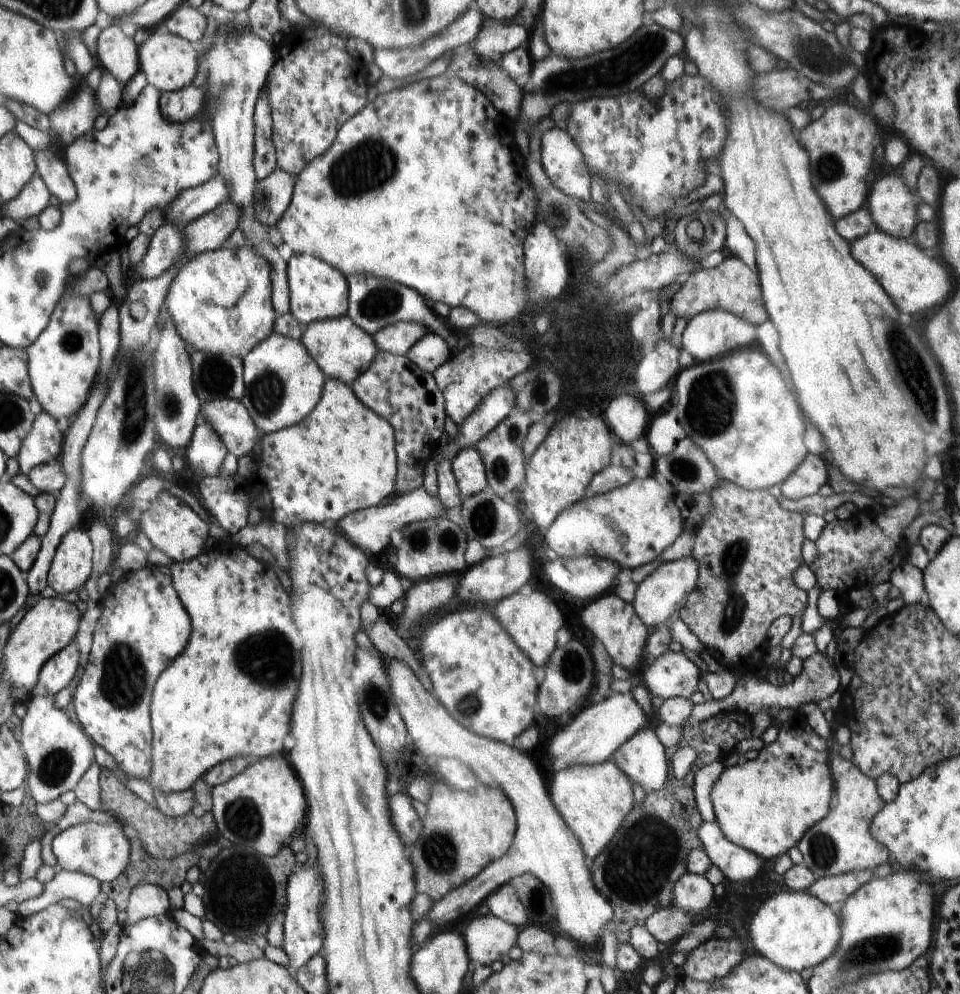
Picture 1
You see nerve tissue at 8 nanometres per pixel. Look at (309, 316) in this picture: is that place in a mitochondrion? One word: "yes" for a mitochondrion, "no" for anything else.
no

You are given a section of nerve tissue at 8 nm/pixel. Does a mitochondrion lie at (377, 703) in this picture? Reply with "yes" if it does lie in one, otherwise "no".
yes

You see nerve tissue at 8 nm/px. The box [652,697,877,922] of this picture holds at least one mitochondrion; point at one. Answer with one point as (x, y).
(822, 849)

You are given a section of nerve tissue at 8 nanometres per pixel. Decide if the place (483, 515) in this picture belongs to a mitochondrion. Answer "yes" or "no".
yes

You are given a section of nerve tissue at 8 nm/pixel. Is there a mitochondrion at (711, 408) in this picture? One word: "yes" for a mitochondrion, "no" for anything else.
yes

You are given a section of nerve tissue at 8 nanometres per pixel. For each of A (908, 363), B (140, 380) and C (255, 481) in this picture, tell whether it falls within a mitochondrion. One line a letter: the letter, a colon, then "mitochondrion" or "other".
A: mitochondrion
B: mitochondrion
C: other

